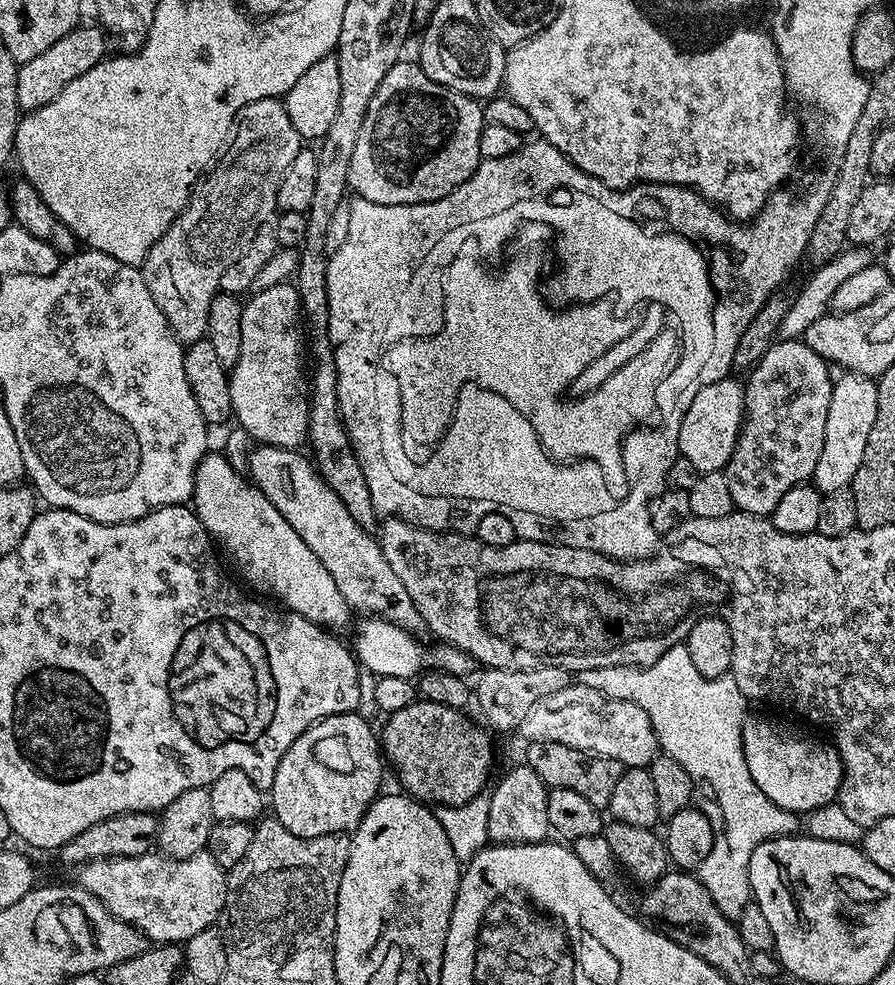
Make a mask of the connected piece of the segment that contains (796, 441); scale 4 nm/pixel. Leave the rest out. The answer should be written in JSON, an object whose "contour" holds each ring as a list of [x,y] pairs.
{"contour":[[[797,338],[777,339],[747,373],[744,422],[726,469],[730,498],[739,511],[771,517],[786,490],[811,481],[826,438],[826,414],[834,383],[833,373],[828,371],[828,361]]]}

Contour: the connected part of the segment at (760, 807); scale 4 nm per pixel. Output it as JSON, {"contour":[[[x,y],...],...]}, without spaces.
{"contour":[[[675,644],[653,664],[645,664],[642,668],[624,666],[595,668],[579,673],[578,680],[579,683],[590,686],[602,694],[619,700],[634,700],[638,706],[642,706],[642,710],[646,710],[650,718],[650,724],[654,726],[656,740],[660,743],[660,752],[674,758],[674,762],[678,762],[678,766],[682,766],[686,774],[690,774],[695,791],[699,793],[698,807],[706,814],[706,818],[710,818],[710,826],[714,830],[714,846],[706,862],[699,866],[699,880],[722,915],[729,918],[740,917],[743,908],[753,901],[752,880],[748,876],[750,854],[759,844],[766,844],[775,836],[793,835],[797,831],[798,816],[797,813],[782,810],[781,804],[770,802],[770,798],[762,794],[759,780],[752,777],[752,765],[746,762],[742,746],[742,730],[749,715],[750,704],[744,692],[738,690],[736,676],[729,674],[718,678],[706,678],[698,674],[694,662],[690,662],[687,647],[684,644]]]}

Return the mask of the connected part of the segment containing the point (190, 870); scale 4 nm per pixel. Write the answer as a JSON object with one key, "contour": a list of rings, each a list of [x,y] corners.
{"contour":[[[206,851],[181,860],[163,854],[149,854],[134,858],[115,856],[105,860],[91,860],[89,864],[83,865],[79,872],[79,887],[94,894],[94,898],[104,903],[106,910],[110,910],[110,914],[134,926],[144,933],[149,941],[157,945],[180,944],[201,933],[202,930],[213,927],[221,919],[228,893],[226,872]]]}

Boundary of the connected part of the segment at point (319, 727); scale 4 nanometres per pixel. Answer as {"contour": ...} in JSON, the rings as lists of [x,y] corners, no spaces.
{"contour":[[[343,712],[337,716],[328,716],[324,720],[319,720],[317,724],[311,724],[302,735],[295,740],[290,746],[290,750],[286,750],[286,754],[282,754],[282,762],[278,762],[278,774],[274,774],[274,786],[270,789],[270,812],[278,822],[282,822],[282,826],[286,826],[286,830],[290,830],[290,834],[298,834],[298,838],[318,838],[319,836],[338,836],[341,834],[351,834],[356,831],[356,827],[362,822],[362,818],[368,812],[369,806],[381,795],[380,774],[382,768],[382,745],[378,739],[377,733],[372,732],[372,728],[366,721],[356,712]]]}

